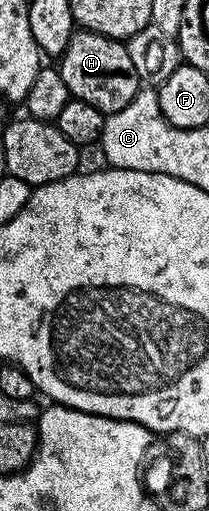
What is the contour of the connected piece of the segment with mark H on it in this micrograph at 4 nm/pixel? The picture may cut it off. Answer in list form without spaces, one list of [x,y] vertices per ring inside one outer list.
[[[87,31],[73,32],[66,51],[61,53],[58,58],[58,68],[63,81],[66,82],[69,94],[75,100],[85,101],[94,107],[98,107],[105,115],[122,111],[122,107],[126,107],[126,103],[130,103],[130,99],[134,99],[134,95],[139,93],[142,88],[138,71],[134,71],[134,63],[130,59],[127,44],[115,37],[107,37]]]

